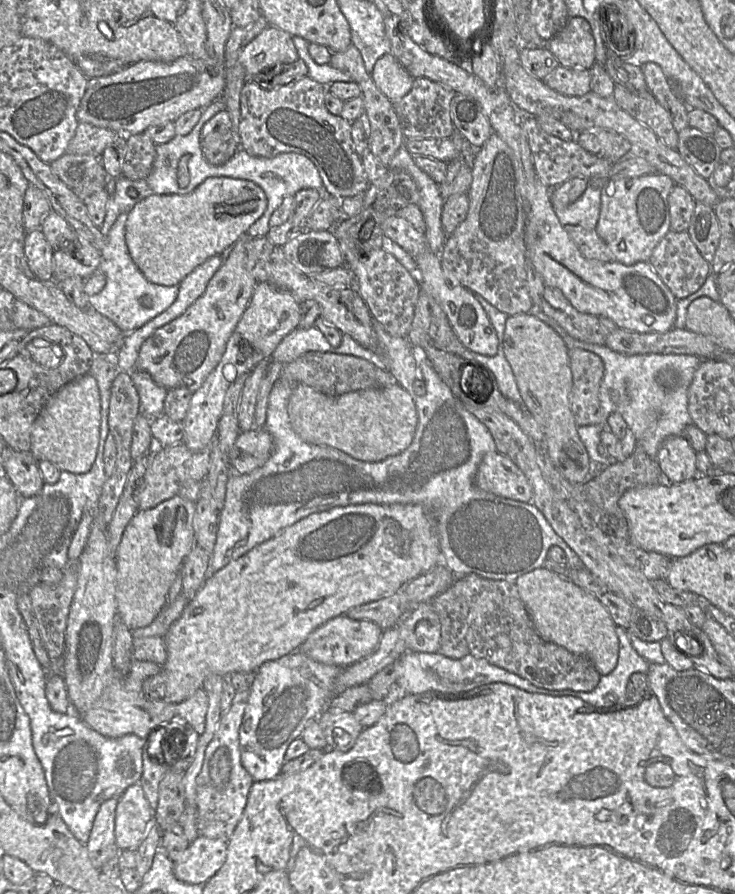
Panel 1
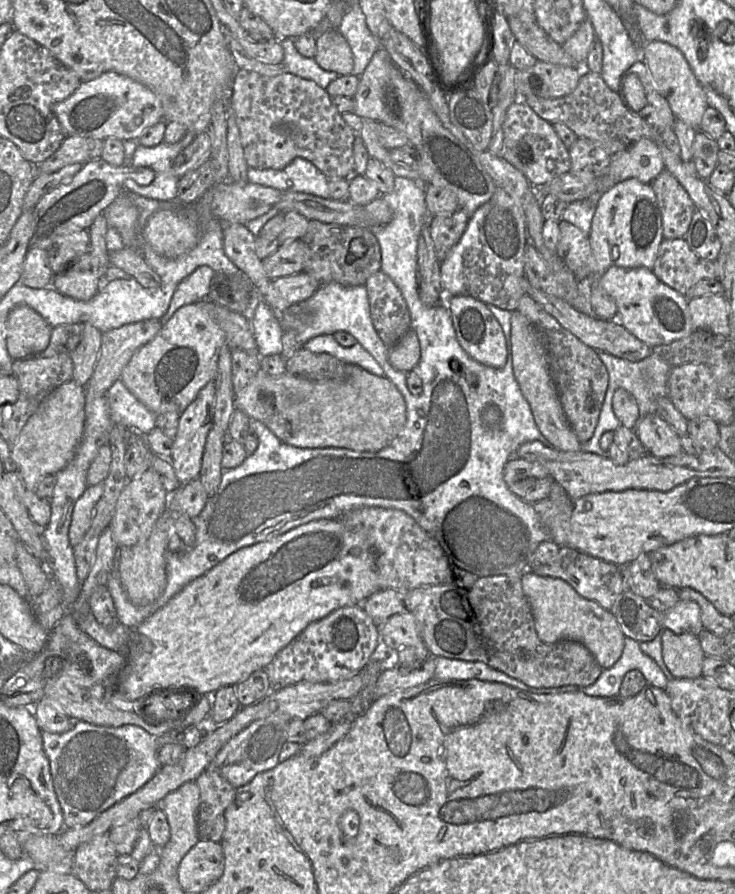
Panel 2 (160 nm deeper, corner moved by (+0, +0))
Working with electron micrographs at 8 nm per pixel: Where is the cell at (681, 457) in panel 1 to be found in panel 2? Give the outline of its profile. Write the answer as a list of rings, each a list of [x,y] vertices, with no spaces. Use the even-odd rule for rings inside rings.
[[[658,413],[639,418],[633,430],[650,455],[664,458],[683,451],[680,436]]]

